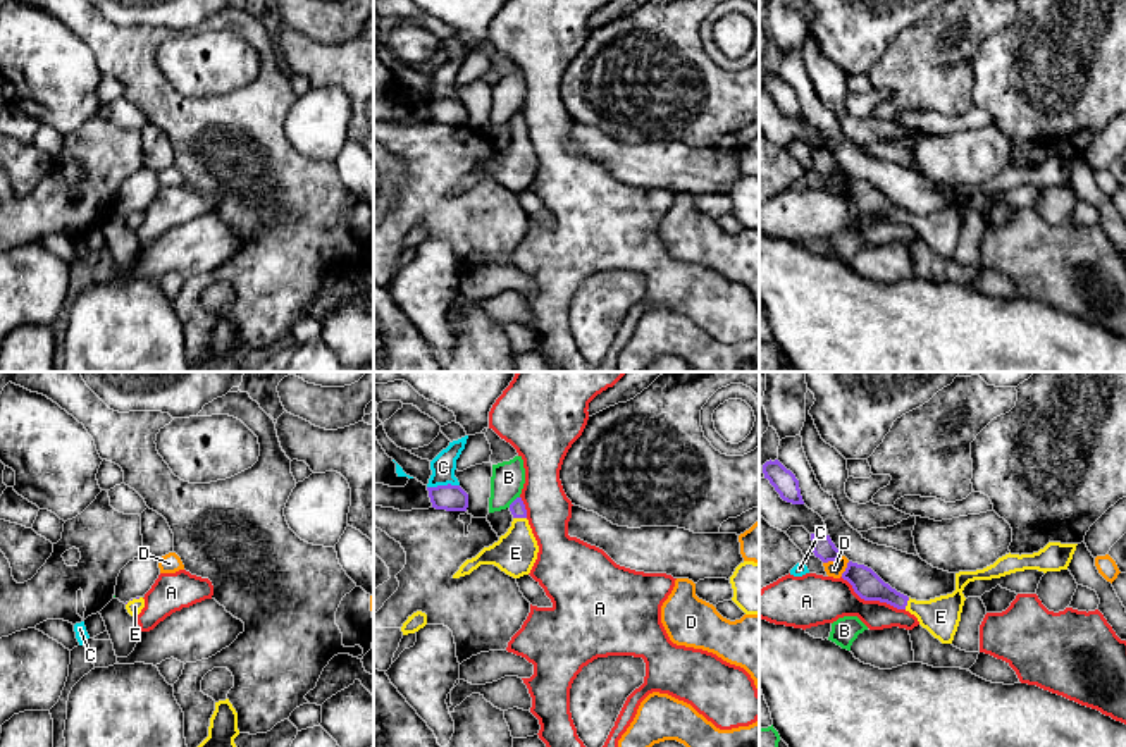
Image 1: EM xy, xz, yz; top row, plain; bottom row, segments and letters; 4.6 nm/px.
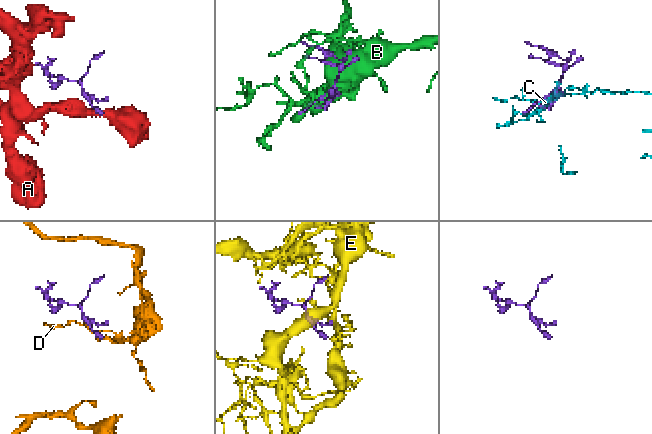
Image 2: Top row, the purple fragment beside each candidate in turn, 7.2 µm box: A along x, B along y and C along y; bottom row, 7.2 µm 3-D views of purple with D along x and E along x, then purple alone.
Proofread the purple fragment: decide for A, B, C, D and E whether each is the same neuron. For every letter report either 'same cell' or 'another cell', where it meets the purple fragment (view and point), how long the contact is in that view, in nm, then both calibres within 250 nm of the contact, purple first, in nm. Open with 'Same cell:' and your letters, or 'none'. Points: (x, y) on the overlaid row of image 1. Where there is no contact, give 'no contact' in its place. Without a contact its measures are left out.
Same cell: E
A: another cell; contact yz (872, 599); length 340 nm; calibres 140 and 220 nm
B: another cell; contact xz (513, 501); length 80 nm; calibres 70 and 160 nm
C: another cell; contact xz (443, 486); length 150 nm; calibres 130 and 120 nm
D: another cell; contact yz (832, 560); length 100 nm; calibres 100 and 80 nm
E: same cell; contact xz (520, 517); length 60 nm; calibres 70 and 200 nm

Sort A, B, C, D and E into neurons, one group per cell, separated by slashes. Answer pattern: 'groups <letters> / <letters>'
groups A / B / C / D / E

